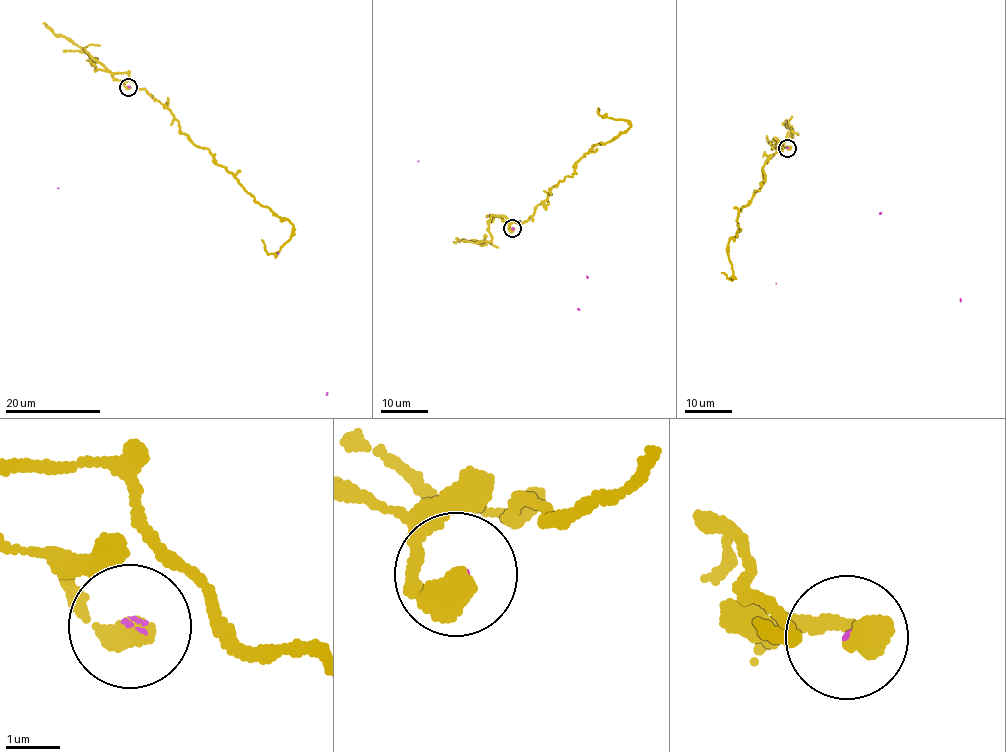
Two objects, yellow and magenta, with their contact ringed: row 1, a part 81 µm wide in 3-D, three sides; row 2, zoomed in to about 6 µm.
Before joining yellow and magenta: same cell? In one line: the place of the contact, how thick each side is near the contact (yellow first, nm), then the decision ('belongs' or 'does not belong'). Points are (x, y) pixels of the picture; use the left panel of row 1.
at (128, 87); 480 nm thick on the yellow side, 70 nm on the other; does not belong

